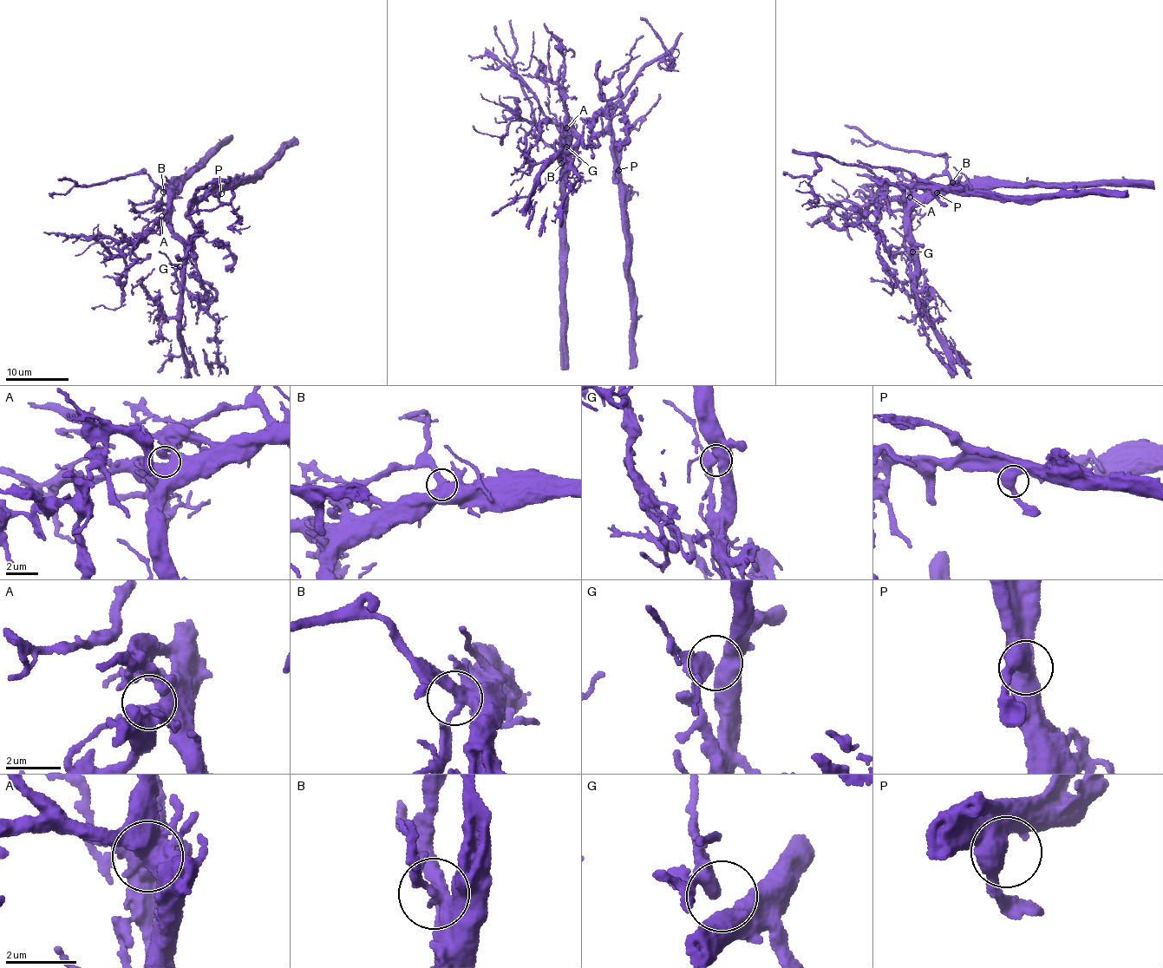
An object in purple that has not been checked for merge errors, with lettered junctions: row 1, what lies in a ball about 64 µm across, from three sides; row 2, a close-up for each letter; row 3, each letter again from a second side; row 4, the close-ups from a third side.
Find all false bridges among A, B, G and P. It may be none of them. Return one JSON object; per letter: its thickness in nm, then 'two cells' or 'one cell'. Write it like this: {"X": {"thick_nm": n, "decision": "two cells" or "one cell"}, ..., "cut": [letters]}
{"A": {"thick_nm": 550, "decision": "one cell"}, "B": {"thick_nm": 420, "decision": "one cell"}, "G": {"thick_nm": 360, "decision": "one cell"}, "P": {"thick_nm": 600, "decision": "one cell"}, "cut": []}

